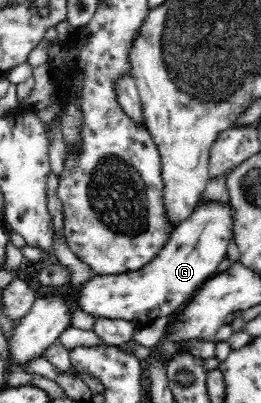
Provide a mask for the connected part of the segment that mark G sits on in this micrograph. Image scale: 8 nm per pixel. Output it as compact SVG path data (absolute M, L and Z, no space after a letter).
M200 201L195 212L184 221L177 224L171 234L171 240L159 252L155 259L145 264L141 270L127 271L123 274L100 275L96 274L91 280L86 280L77 290L69 286L69 294L65 290L68 304L73 310L80 310L97 319L127 320L135 325L147 324L161 317L173 318L180 312L198 290L209 279L217 275L219 263L227 258L227 248L232 240L232 226L230 226L230 208L222 201Z

